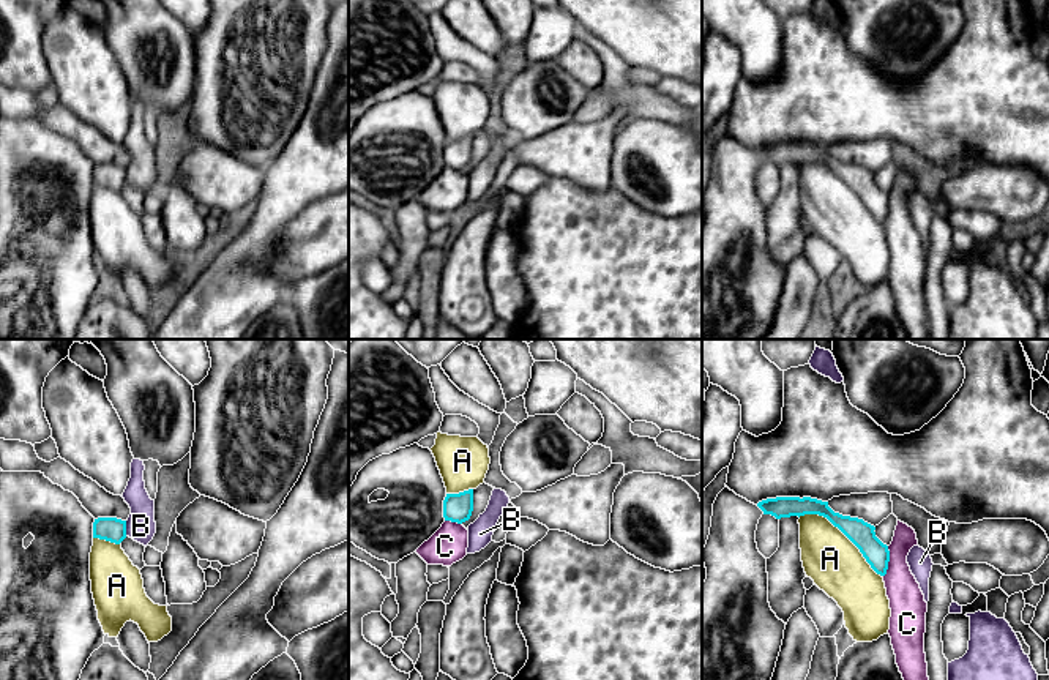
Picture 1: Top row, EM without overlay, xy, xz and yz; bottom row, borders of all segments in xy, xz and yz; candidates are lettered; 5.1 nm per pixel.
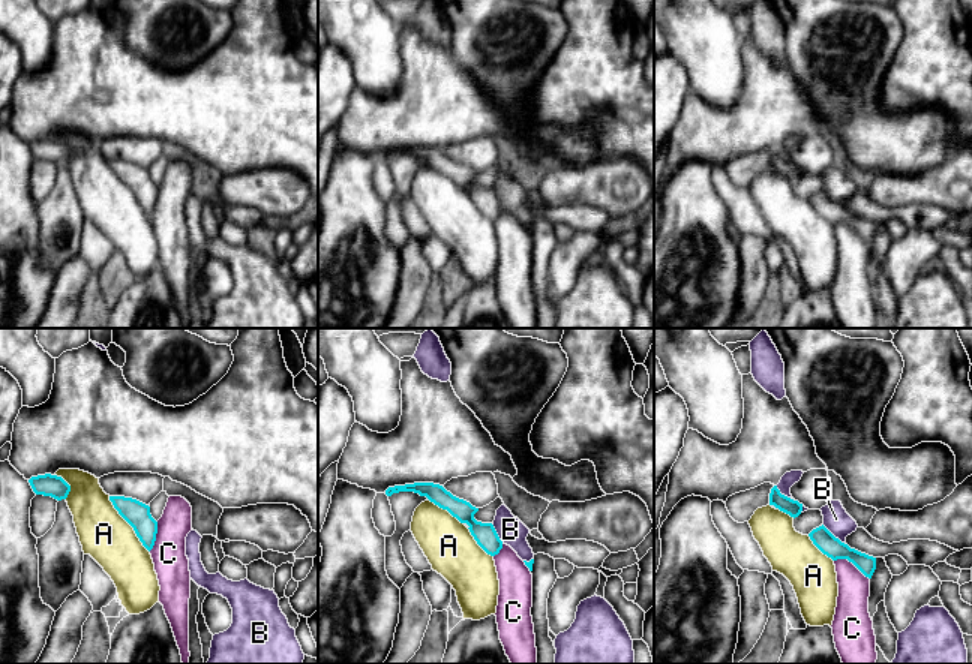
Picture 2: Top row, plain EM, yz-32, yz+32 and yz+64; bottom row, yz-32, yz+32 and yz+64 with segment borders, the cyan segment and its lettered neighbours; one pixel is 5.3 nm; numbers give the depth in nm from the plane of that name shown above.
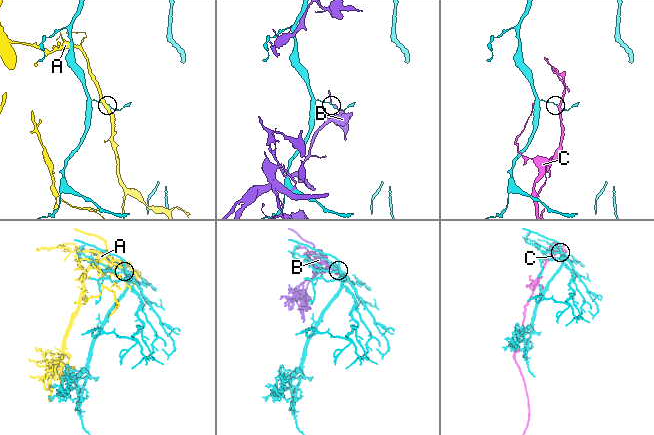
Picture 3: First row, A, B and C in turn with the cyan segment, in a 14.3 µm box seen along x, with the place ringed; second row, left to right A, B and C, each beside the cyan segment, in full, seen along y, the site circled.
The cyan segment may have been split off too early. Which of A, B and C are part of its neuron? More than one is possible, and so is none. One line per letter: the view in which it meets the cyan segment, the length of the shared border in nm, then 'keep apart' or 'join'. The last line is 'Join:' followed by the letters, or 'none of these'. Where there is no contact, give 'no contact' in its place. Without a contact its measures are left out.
A: meets cyan in yz; contact 500 nm long; keep apart
B: meets cyan in xy; contact 80 nm long; keep apart
C: meets cyan in yz; contact 160 nm long; keep apart
Join: none of these

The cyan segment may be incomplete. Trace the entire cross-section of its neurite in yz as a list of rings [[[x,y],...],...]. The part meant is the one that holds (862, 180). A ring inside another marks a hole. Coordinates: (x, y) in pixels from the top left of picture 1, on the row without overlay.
[[[776,144],[757,150],[763,161],[771,161],[776,166],[804,161],[819,161],[827,164],[838,174],[863,200],[871,215],[885,222],[890,208],[888,192],[875,183],[875,174],[858,164],[842,163],[834,159],[828,148],[811,144]]]

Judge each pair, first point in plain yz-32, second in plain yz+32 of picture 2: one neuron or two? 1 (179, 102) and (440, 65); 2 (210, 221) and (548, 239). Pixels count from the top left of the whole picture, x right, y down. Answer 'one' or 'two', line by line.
1: one
2: one

